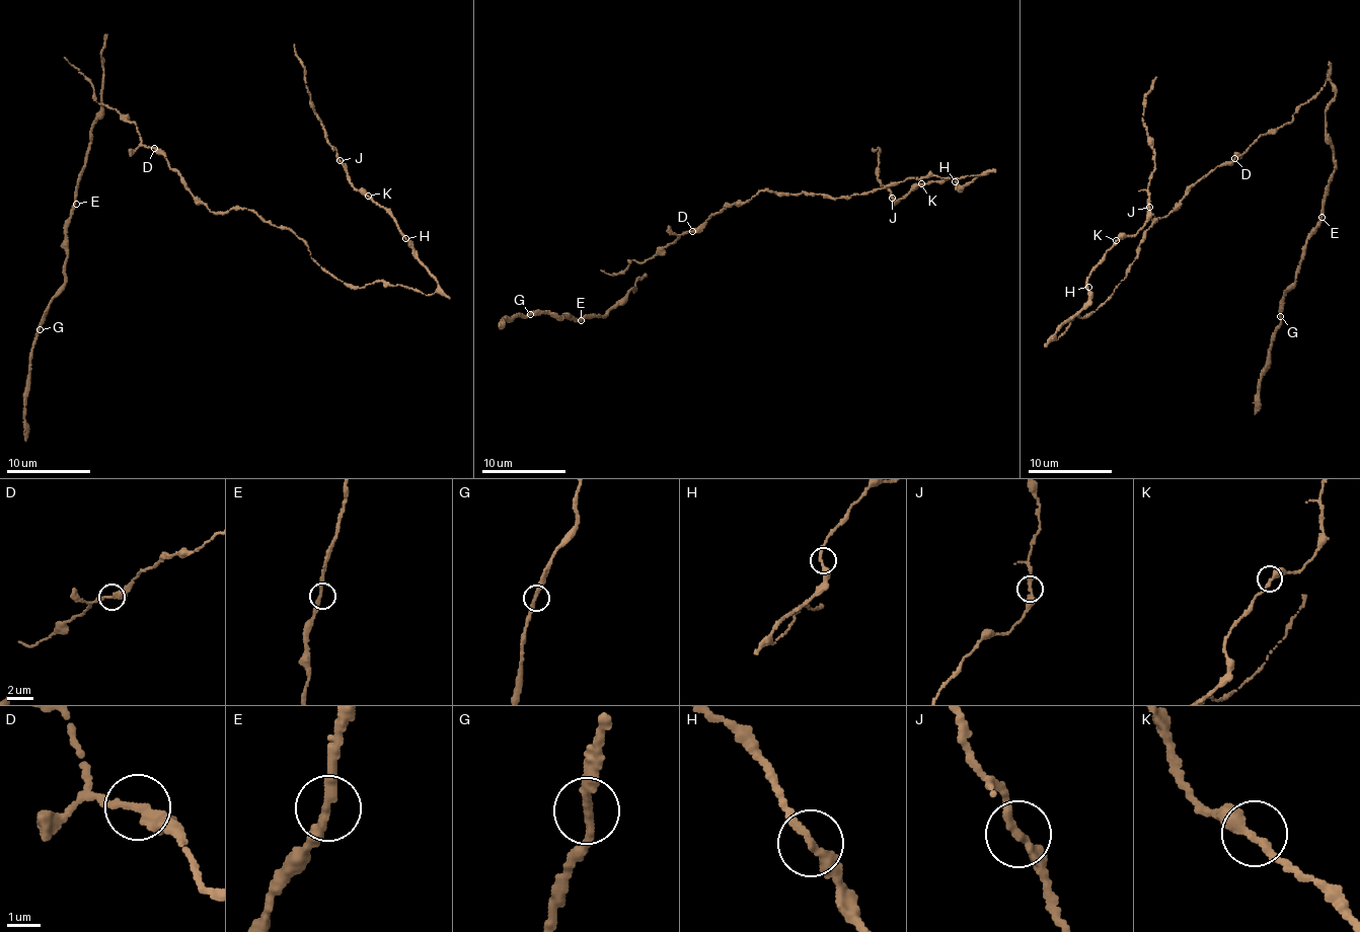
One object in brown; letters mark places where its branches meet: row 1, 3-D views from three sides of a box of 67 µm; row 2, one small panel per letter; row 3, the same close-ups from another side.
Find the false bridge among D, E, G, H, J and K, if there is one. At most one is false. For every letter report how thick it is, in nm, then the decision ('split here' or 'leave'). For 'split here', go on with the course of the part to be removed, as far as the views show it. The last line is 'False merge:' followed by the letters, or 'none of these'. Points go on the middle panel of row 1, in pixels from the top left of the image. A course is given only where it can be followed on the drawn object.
D: calibre 280 nm; leave
E: calibre 280 nm; leave
G: calibre 280 nm; leave
H: calibre 280 nm; leave
J: calibre 300 nm; leave
K: calibre 300 nm; leave
False merge: none of these

